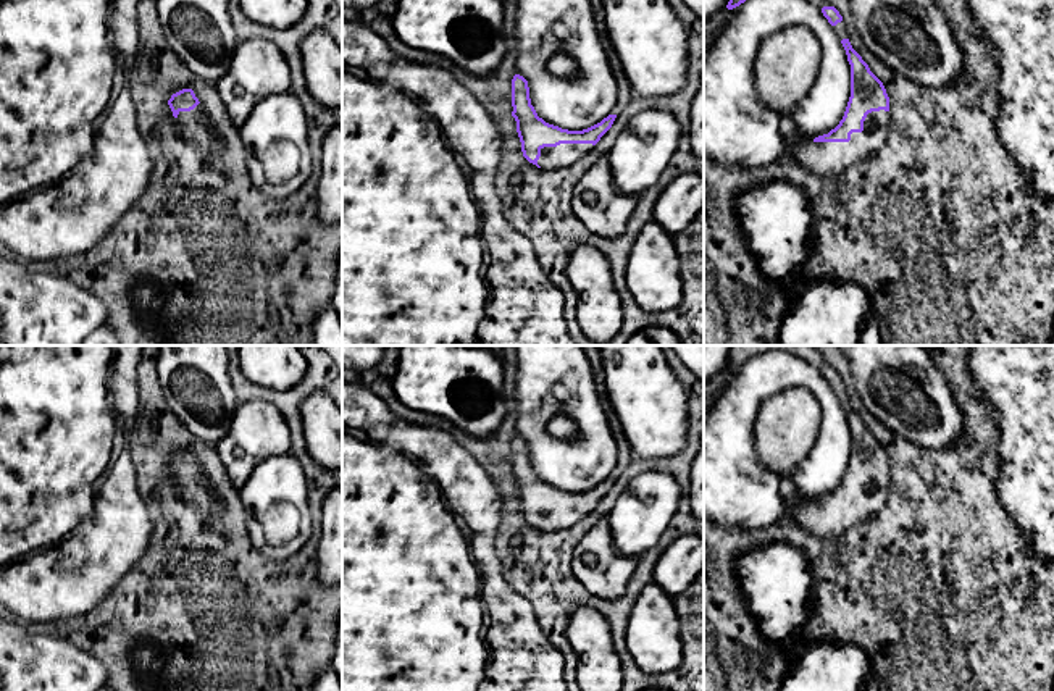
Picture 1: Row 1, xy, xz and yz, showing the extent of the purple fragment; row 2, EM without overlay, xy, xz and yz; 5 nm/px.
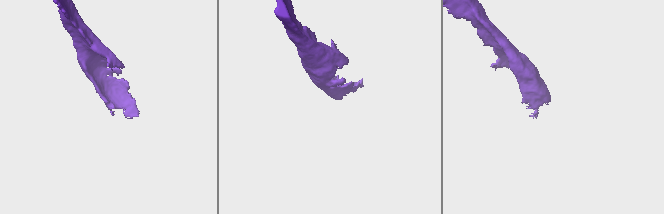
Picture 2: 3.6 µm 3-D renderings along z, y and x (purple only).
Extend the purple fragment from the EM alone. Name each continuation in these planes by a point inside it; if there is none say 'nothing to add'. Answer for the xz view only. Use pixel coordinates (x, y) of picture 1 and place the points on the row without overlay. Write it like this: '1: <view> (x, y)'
1: xz (559, 519)

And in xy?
1: xy (194, 488)

